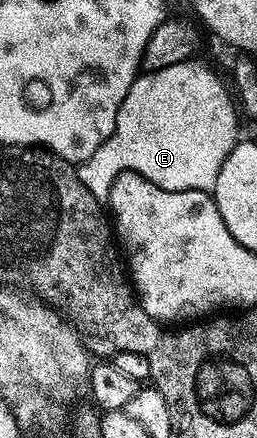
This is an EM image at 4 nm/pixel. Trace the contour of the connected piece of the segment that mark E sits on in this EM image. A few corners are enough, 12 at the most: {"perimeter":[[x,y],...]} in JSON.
{"perimeter":[[198,62],[135,79],[77,168],[109,200],[125,171],[213,192],[239,112]]}

